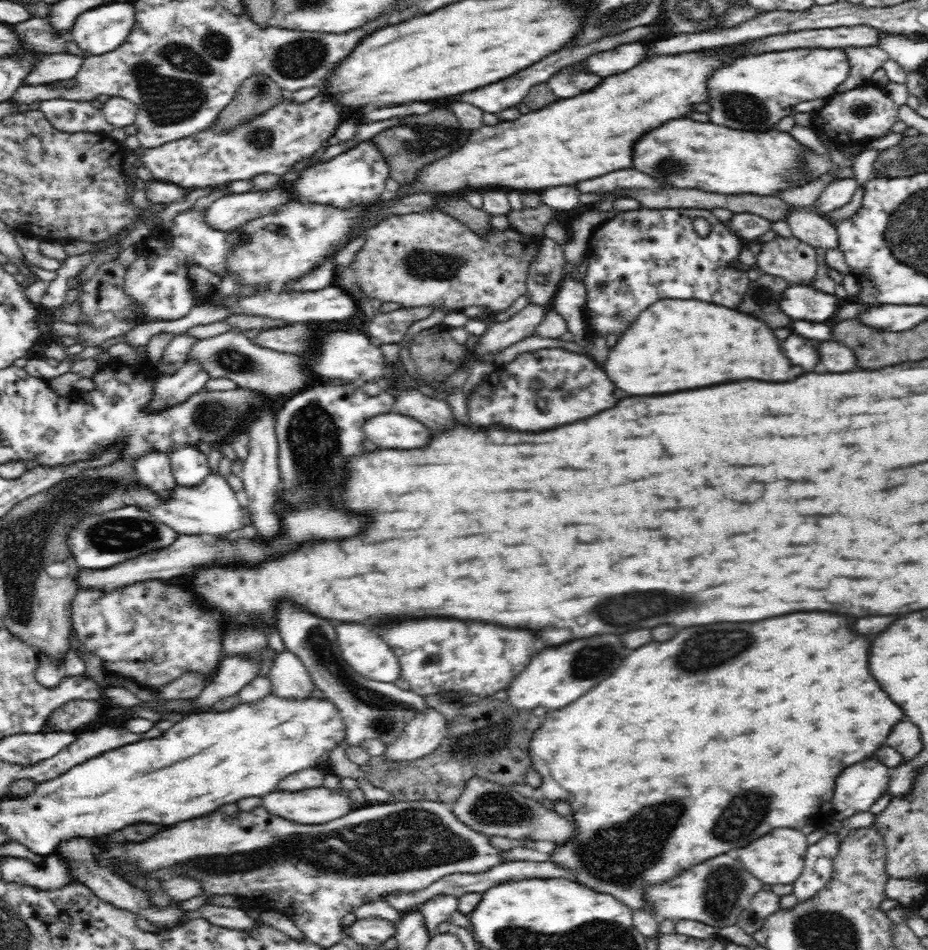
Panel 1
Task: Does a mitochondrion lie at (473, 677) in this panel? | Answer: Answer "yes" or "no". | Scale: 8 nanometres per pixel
no

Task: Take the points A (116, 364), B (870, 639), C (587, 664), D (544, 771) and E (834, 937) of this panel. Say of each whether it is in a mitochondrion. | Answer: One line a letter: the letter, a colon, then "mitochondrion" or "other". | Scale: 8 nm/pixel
A: other
B: other
C: mitochondrion
D: other
E: mitochondrion

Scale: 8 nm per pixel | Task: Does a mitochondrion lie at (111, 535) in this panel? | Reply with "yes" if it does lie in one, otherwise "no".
yes

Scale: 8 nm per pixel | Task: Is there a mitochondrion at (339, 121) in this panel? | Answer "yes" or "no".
no

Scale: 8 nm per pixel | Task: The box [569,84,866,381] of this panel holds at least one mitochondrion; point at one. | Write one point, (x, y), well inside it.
(740, 107)

